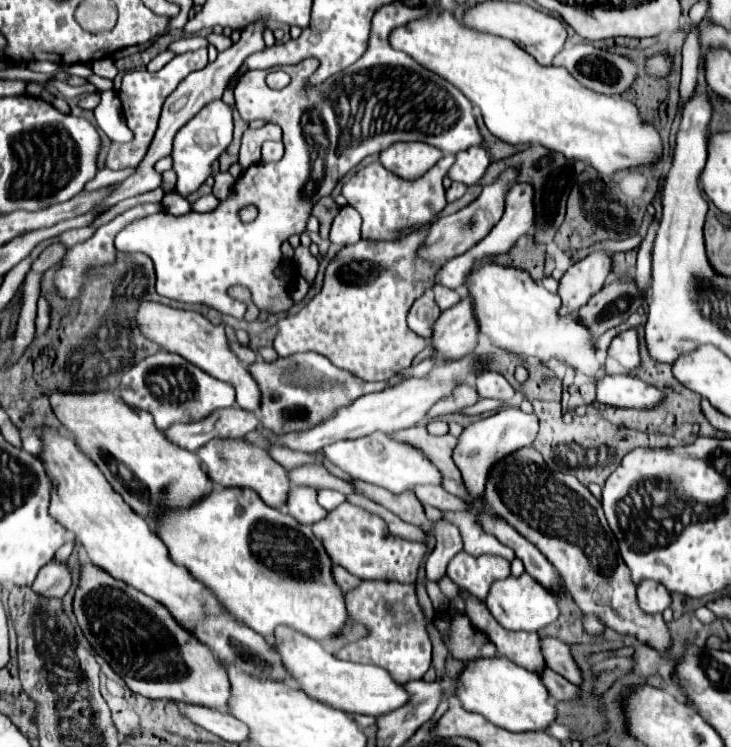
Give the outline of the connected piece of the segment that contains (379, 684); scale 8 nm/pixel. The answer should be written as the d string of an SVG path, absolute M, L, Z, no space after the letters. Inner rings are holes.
M280 626L276 630L276 650L280 652L288 672L292 672L292 680L296 680L296 686L308 696L330 704L332 708L340 708L352 714L384 716L388 712L394 712L394 708L402 708L410 700L404 684L396 682L384 668L340 660L324 650L320 642L310 640L308 636L294 632L292 628Z

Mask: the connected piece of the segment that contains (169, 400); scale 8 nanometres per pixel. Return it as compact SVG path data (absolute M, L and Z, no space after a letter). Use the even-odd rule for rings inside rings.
M164 350L140 360L136 366L124 372L120 382L120 396L132 408L150 412L158 430L166 430L176 422L198 422L220 408L230 408L236 404L232 384L220 382L202 372L198 366L188 364L188 360L182 356Z

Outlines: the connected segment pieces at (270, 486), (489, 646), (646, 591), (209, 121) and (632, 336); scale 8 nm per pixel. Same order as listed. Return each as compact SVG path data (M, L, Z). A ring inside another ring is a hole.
M242 438L238 440L212 440L204 448L196 452L214 484L224 488L252 488L268 506L282 508L288 502L288 492L292 482L288 480L288 470L280 466L272 456L252 444L246 444Z
M451 616L450 624L449 636L442 636L452 657L458 660L478 660L496 656L496 646L480 630L476 630L468 618Z
M644 580L644 584L638 586L638 602L646 614L662 614L666 608L670 608L672 596L662 584Z
M222 98L220 100L212 100L212 104L206 104L184 128L180 128L180 132L176 134L176 140L174 140L172 160L174 160L174 172L178 176L176 190L184 198L194 194L206 182L206 178L210 178L210 176L215 180L213 194L219 200L228 198L235 179L229 172L212 170L212 164L230 146L230 142L232 142L232 128L234 128L232 126L232 108Z
M626 330L614 338L614 342L608 348L608 354L614 356L614 360L626 370L632 372L634 368L640 368L640 340L636 330Z

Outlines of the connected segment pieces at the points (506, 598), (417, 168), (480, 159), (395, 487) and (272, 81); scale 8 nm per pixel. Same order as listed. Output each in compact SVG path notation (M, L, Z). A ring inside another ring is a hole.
M526 572L520 578L506 578L506 580L498 580L492 584L492 592L488 594L486 606L490 610L490 614L506 628L506 630L526 630L526 632L540 632L542 628L550 626L556 622L556 618L560 616L560 606L558 600L554 596L550 596L550 592L546 592L546 588L540 588L540 584L536 584L536 580L532 580L532 576L528 576Z
M396 142L380 152L380 164L400 178L420 178L442 158L442 152L424 142Z
M472 146L456 154L456 164L450 168L448 176L452 182L474 186L486 172L490 164L488 150L484 146Z
M374 432L364 438L356 440L340 440L322 450L332 464L342 468L350 478L370 482L376 486L382 486L390 490L392 494L404 494L412 492L414 486L424 486L424 484L442 484L442 472L420 452L418 448L412 448L410 444L400 444L400 440L392 440L392 436L384 432Z
M273 71L266 77L267 85L272 89L283 89L290 83L290 77L284 71Z

